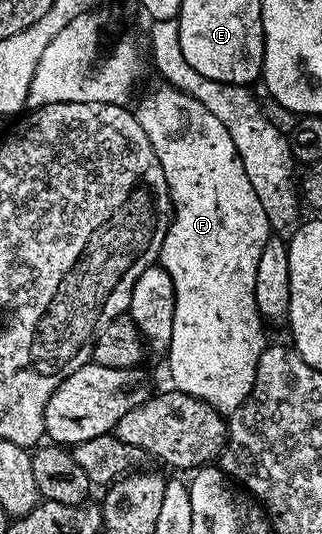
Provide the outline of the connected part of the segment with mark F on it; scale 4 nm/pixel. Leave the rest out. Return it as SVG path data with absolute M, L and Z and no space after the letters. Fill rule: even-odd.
M162 85L159 91L150 91L136 106L136 114L140 121L140 129L148 133L148 141L152 141L152 149L156 149L156 157L160 157L160 165L164 169L164 177L168 181L170 190L170 202L172 204L172 218L166 228L166 236L162 242L162 254L160 265L172 277L174 292L176 293L176 313L172 317L172 341L168 358L170 358L170 379L177 390L188 393L200 401L204 401L210 407L220 412L229 413L236 410L242 402L252 393L256 381L256 369L263 353L266 352L268 340L264 320L256 305L256 269L260 262L260 253L264 250L265 241L272 234L269 221L266 220L264 208L260 200L253 192L252 184L244 173L244 167L240 161L240 155L236 146L232 143L224 124L204 107L200 101L193 99L190 95L179 91L174 86Z

